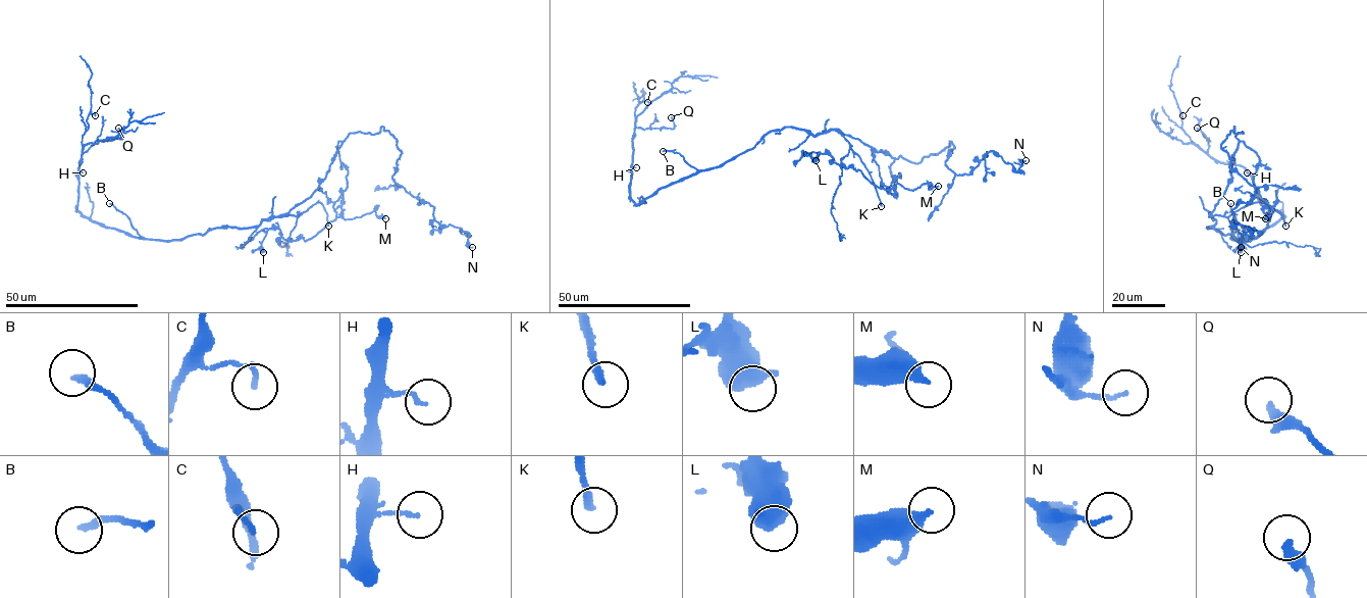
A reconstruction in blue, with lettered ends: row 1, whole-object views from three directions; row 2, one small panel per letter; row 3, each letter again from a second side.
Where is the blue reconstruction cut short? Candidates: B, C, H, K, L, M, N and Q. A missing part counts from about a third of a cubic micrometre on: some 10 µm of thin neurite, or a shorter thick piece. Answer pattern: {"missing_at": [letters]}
{"missing_at": ["K"]}

